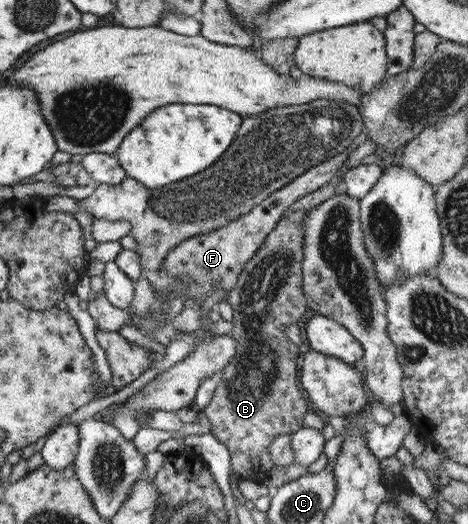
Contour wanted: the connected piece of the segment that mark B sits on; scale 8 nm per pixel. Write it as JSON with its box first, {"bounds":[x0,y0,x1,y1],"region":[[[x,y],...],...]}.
{"bounds":[200,209,310,482],"region":[[[310,209],[282,215],[254,256],[244,264],[240,275],[226,294],[225,300],[232,309],[232,328],[227,334],[235,340],[235,351],[217,375],[219,381],[213,391],[212,400],[200,414],[208,419],[212,436],[228,450],[229,468],[237,480],[264,482],[274,466],[268,452],[272,439],[296,432],[302,427],[302,418],[308,412],[308,402],[296,378],[295,358],[298,356],[298,344],[285,337],[284,330],[289,324],[295,324],[309,314],[301,291],[301,224]]]}

